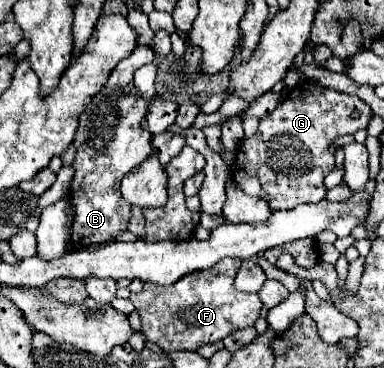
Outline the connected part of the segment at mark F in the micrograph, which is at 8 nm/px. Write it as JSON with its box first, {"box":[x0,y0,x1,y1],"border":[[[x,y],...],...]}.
{"box":[132,259,260,351],"border":[[[222,259],[208,271],[190,273],[184,279],[168,287],[144,285],[142,293],[132,293],[134,303],[142,319],[142,335],[158,343],[168,351],[196,351],[206,343],[222,341],[238,329],[252,327],[260,315],[260,299],[256,295],[242,293],[234,287],[234,275],[240,269],[242,259]]]}

